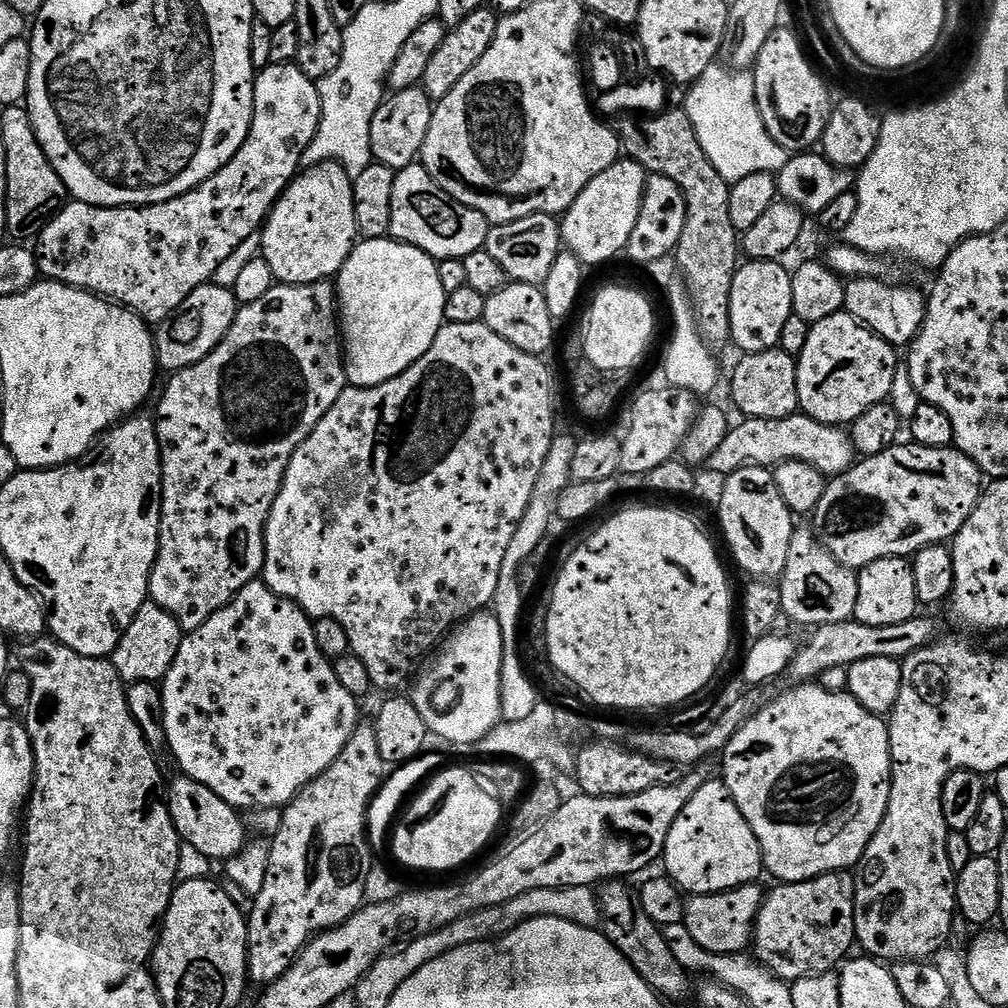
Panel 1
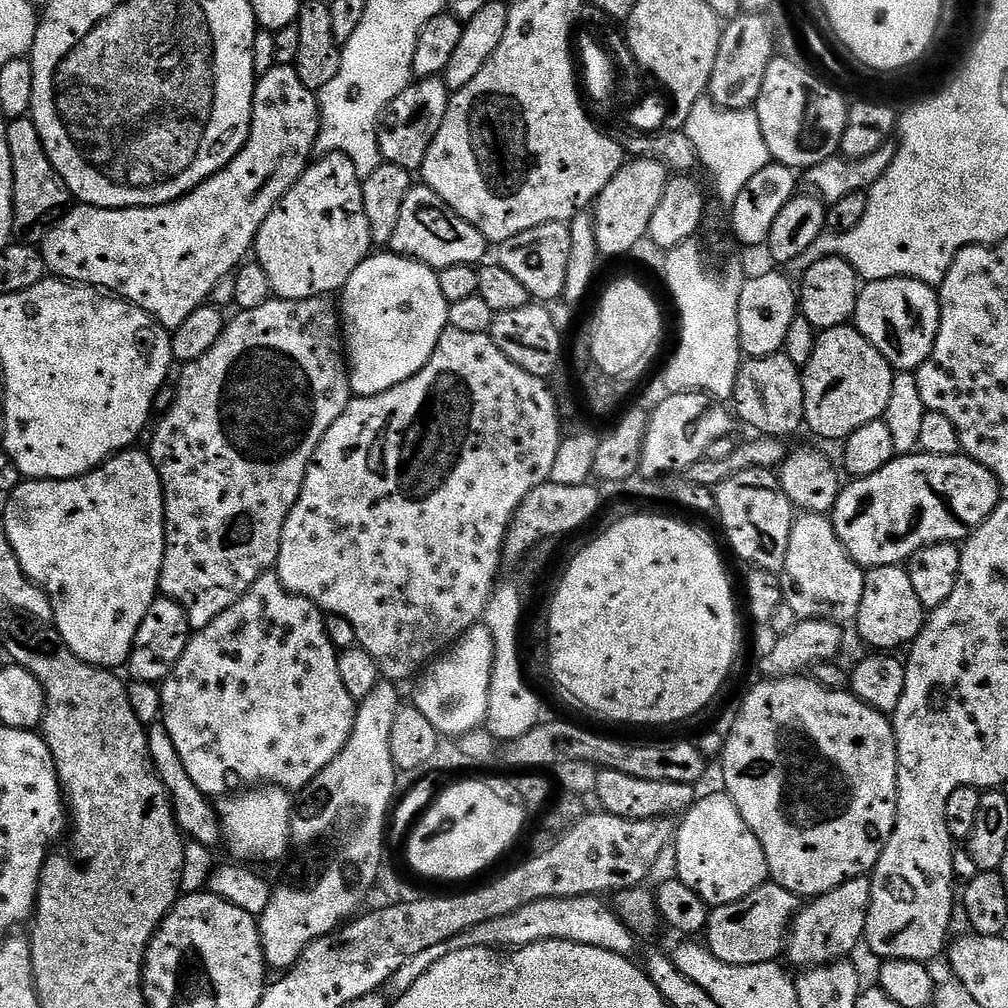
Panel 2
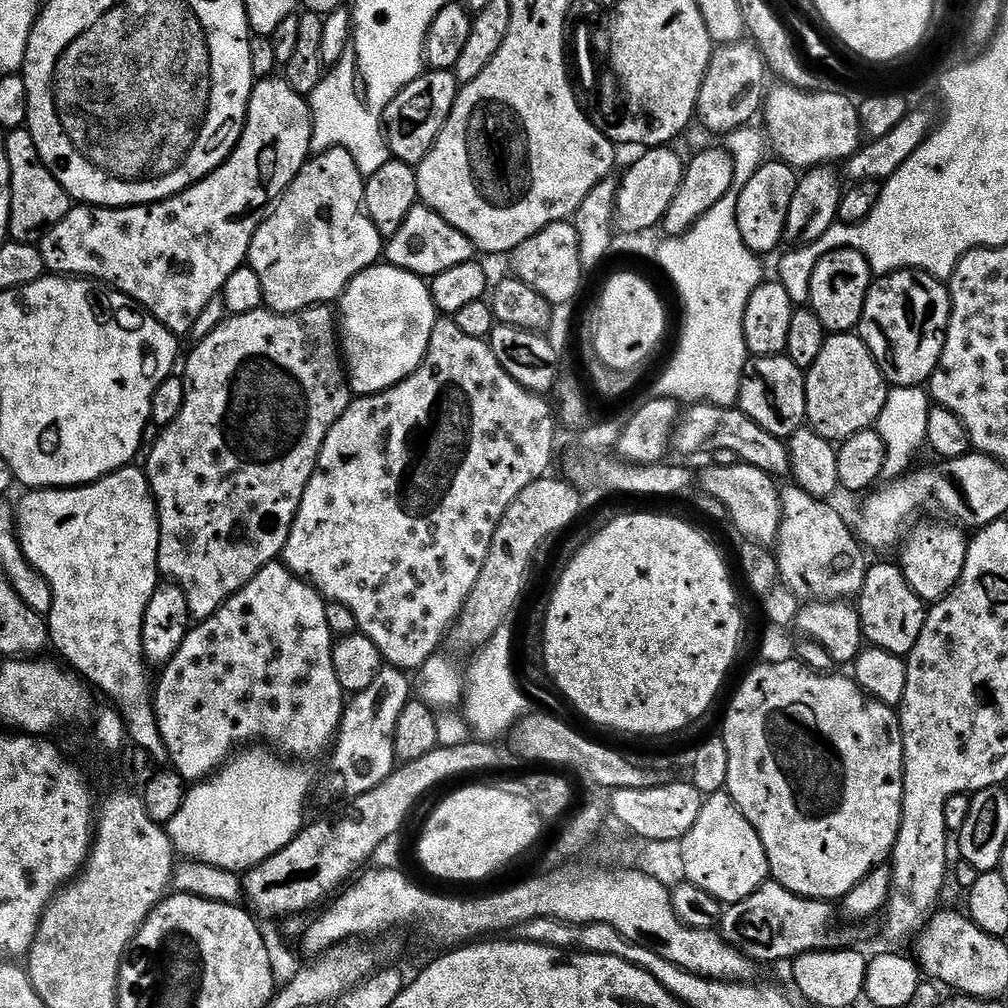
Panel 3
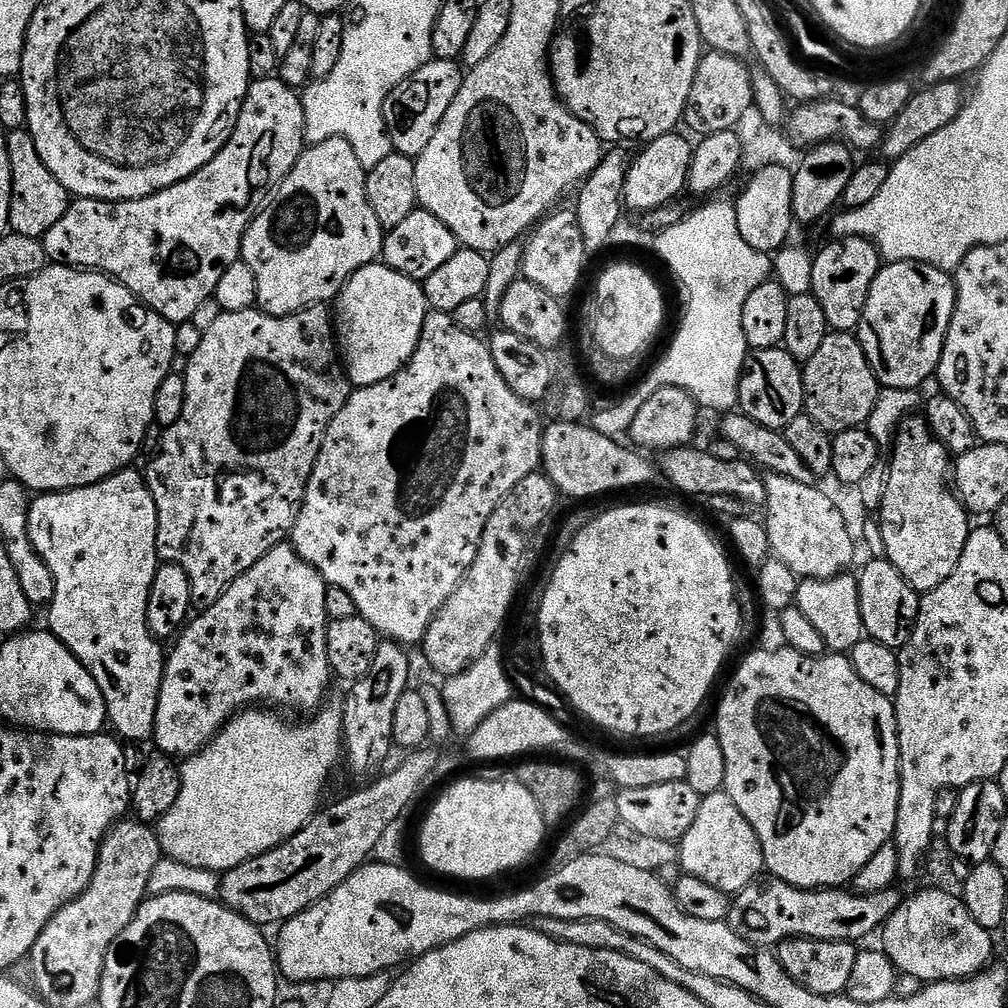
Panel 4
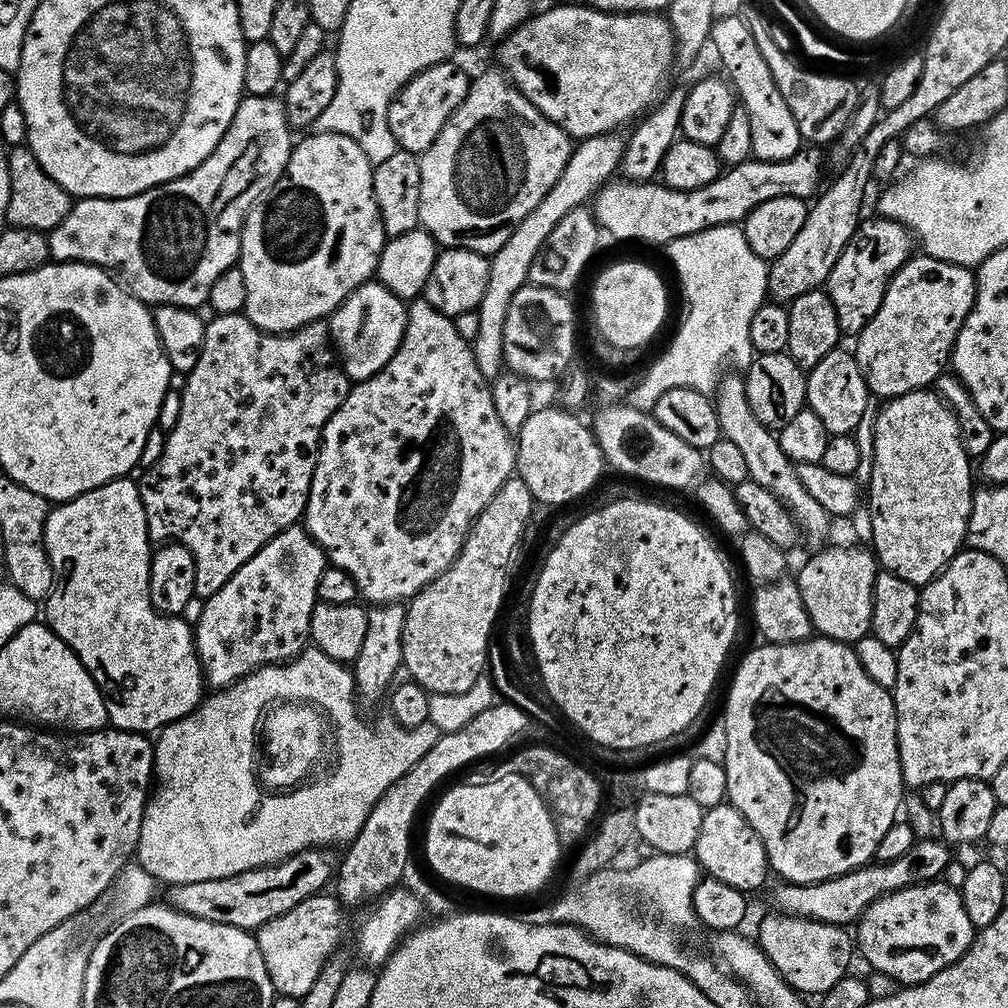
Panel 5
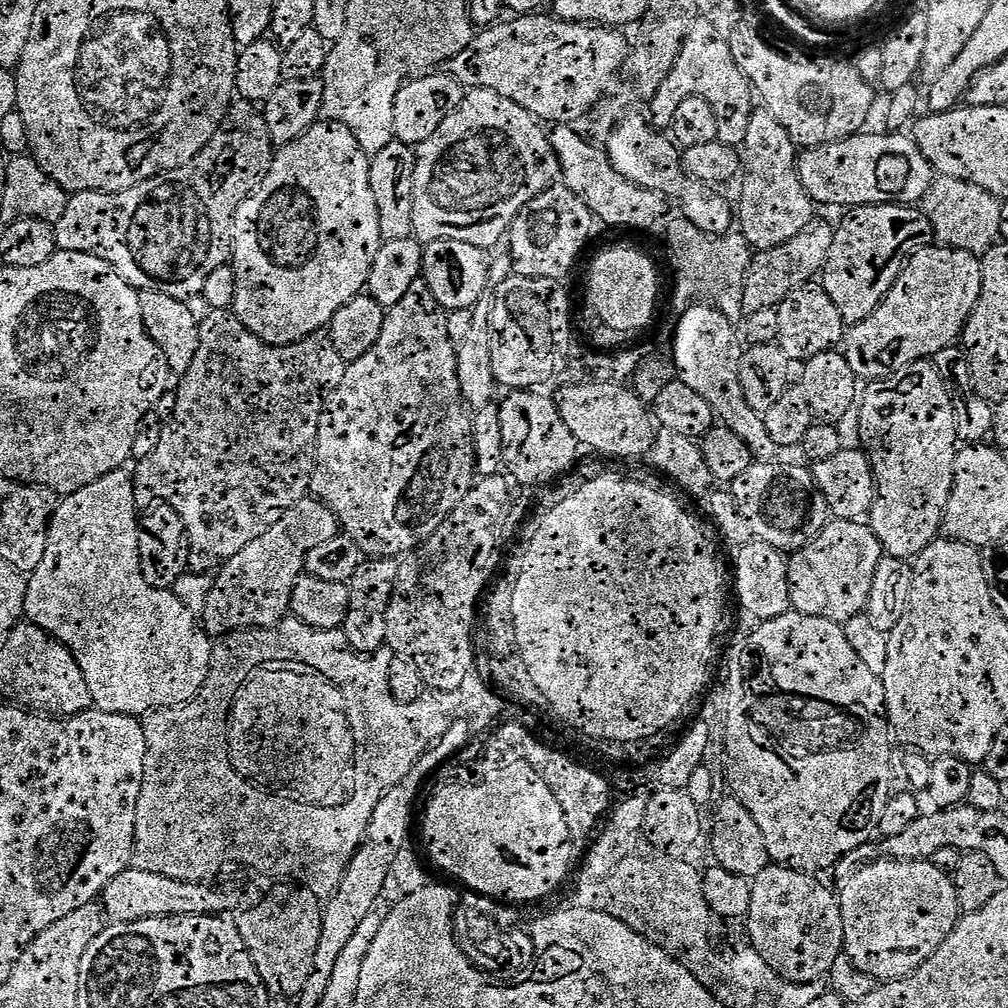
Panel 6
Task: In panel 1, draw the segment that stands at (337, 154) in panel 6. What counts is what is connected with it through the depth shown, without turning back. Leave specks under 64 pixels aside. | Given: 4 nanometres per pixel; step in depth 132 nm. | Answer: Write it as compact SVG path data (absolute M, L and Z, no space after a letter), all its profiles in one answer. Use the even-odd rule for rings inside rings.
M333 160L322 162L313 168L305 168L296 179L284 189L276 205L268 213L267 220L259 233L259 251L264 260L270 262L270 270L282 284L318 284L328 282L339 273L358 243L356 219L354 218L354 194L352 193L353 177L346 174L341 164Z

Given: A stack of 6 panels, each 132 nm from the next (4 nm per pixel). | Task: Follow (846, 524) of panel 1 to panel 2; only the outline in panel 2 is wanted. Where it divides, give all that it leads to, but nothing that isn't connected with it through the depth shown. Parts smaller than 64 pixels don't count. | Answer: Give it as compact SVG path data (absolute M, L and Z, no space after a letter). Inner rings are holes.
M900 454L878 474L845 483L830 513L842 546L861 568L900 566L918 550L937 539L936 527L953 516L968 530L975 530L998 507L1002 499L1000 481L986 466L970 457Z

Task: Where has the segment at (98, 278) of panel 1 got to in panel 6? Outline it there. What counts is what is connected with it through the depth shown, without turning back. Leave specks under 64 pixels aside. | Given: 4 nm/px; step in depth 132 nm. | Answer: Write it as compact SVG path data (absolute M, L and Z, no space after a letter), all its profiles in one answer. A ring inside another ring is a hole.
M237 99L232 107L229 108L228 115L220 131L214 134L214 138L210 138L208 145L186 166L175 168L171 172L163 172L160 176L144 180L130 190L75 193L66 206L66 214L62 214L62 218L55 221L54 224L57 249L62 252L81 252L82 254L90 254L91 256L102 258L127 284L131 284L133 288L140 292L161 292L162 294L170 294L170 298L178 298L185 302L191 301L191 296L199 297L203 293L206 286L206 278L210 278L210 274L214 274L214 270L218 270L224 264L229 263L232 251L232 219L234 214L238 210L240 203L247 196L252 195L266 178L266 174L272 165L273 155L274 145L270 138L270 130L264 121L263 111L255 103Z

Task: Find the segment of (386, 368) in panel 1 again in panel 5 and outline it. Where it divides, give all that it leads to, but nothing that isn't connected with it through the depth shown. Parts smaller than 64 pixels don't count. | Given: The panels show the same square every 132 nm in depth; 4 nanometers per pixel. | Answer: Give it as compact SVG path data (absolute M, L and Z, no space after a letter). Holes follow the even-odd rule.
M379 282L364 284L330 316L330 336L342 361L342 368L344 364L353 381L374 379L391 362L394 354L398 354L407 325L408 308L405 301L399 300Z

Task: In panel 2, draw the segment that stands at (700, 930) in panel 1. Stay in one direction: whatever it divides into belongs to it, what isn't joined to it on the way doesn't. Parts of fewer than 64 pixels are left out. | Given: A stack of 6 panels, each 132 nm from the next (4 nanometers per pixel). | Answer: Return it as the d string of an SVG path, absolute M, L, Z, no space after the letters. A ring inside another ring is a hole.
M765 882L738 902L717 904L709 911L706 946L722 962L770 964L786 948L786 931L798 910L798 897L775 882Z

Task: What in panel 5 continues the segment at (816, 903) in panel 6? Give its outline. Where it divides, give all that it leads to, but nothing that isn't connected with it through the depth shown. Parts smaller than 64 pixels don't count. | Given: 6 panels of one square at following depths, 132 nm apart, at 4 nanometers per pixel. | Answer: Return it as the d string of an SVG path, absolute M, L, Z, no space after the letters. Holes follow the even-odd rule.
M775 915L766 917L760 924L758 943L766 958L770 958L786 983L805 997L820 998L834 990L851 969L848 967L852 964L852 948L854 952L853 933L851 936L847 927L821 924L819 920L803 916Z

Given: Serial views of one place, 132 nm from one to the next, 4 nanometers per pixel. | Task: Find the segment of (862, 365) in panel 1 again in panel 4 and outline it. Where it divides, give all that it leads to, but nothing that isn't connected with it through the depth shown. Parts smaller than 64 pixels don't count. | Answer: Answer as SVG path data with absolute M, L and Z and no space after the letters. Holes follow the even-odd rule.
M829 331L826 342L814 354L814 358L806 361L802 368L804 374L804 412L818 422L829 434L835 434L851 428L863 428L867 425L870 414L874 410L874 402L880 397L881 386L876 381L870 362L866 362L866 354L862 350L859 339L851 332Z

